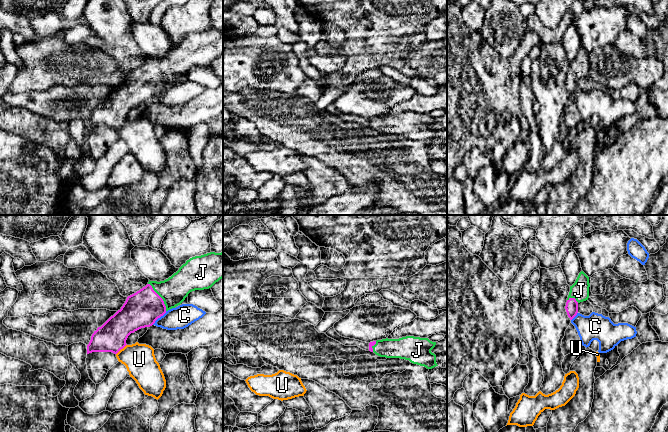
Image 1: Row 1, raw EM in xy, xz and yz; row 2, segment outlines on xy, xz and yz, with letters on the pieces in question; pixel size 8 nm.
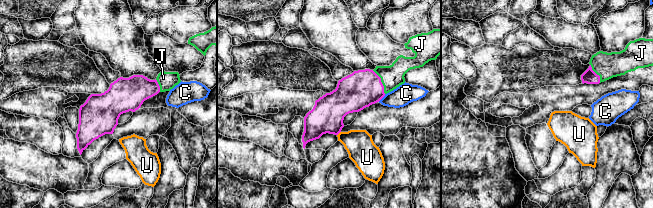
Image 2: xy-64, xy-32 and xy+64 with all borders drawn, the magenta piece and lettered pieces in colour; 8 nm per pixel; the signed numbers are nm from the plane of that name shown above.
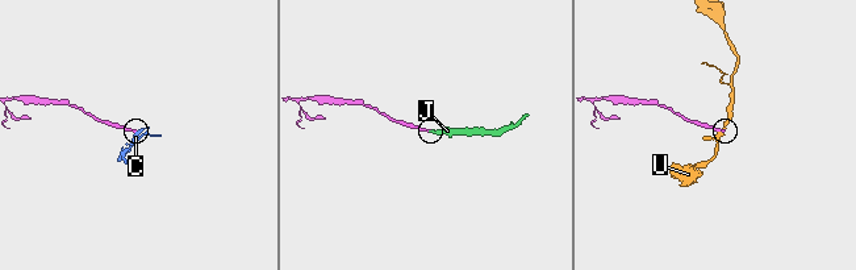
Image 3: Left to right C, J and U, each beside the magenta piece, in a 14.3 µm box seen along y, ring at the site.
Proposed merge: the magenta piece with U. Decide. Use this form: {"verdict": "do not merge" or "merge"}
{"verdict": "do not merge"}

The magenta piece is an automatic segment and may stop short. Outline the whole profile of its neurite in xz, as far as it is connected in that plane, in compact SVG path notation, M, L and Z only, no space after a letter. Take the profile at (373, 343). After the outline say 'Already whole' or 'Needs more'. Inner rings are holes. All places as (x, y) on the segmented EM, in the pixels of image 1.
M406 336L399 339L382 339L369 343L369 351L380 357L400 358L413 364L432 369L437 365L436 355L431 352L436 342L428 338Z. Needs more

